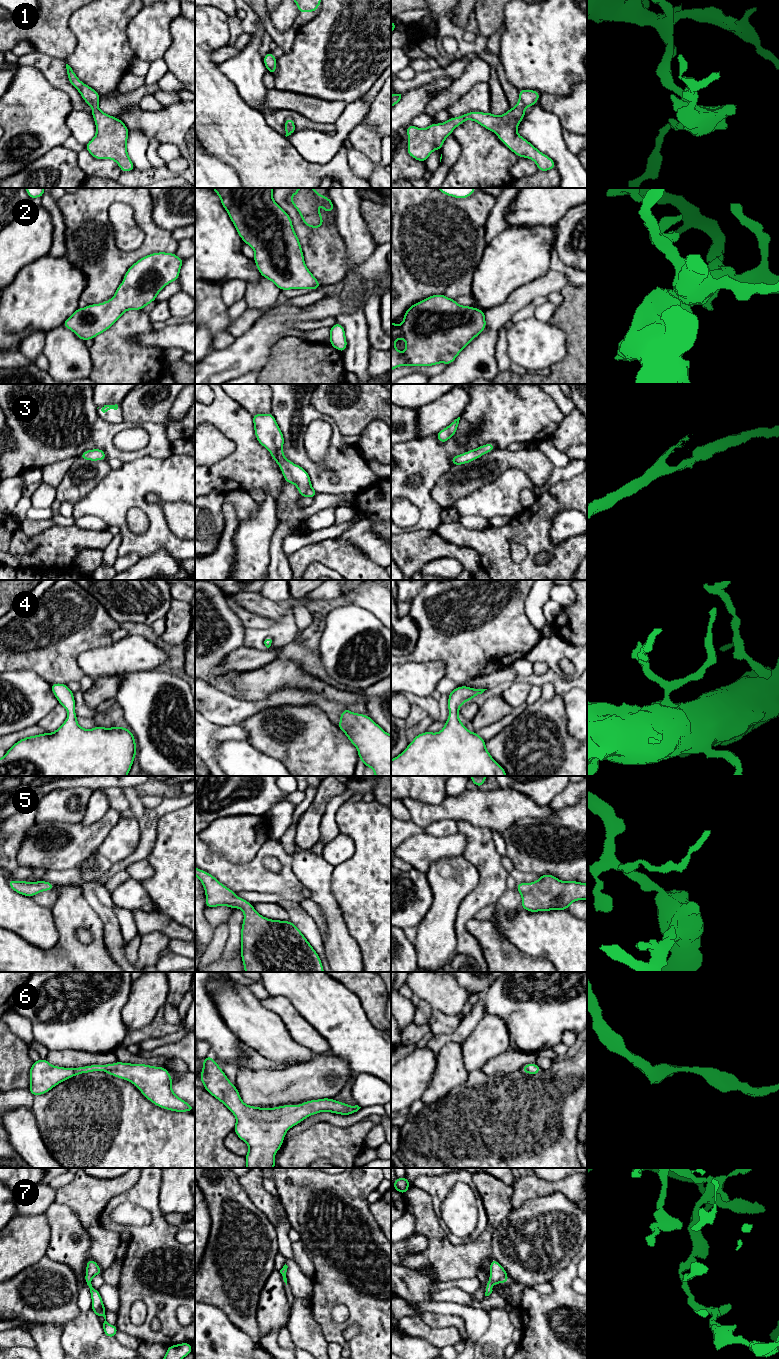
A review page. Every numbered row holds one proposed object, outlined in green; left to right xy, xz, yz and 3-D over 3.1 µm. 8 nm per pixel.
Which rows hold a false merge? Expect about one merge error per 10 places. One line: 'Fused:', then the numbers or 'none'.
Fused: none

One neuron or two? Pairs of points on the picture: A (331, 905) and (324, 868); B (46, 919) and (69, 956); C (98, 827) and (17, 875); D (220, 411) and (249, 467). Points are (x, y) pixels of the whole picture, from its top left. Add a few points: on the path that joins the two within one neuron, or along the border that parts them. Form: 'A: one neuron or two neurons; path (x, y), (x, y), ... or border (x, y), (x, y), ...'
A: one neuron; path (324, 896), (324, 877)
B: two neurons; border (53, 915), (59, 940), (50, 948), (37, 948)
C: two neurons; border (21, 866), (29, 866), (33, 869)
D: one neuron; path (234, 425), (243, 435), (249, 453)

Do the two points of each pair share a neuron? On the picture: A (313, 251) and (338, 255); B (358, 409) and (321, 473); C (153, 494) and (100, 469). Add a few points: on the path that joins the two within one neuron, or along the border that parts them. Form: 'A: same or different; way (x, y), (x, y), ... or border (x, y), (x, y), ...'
A: same; way (319, 251), (332, 255)
B: different; border (329, 416), (343, 435)
C: different; border (111, 469), (92, 490)

